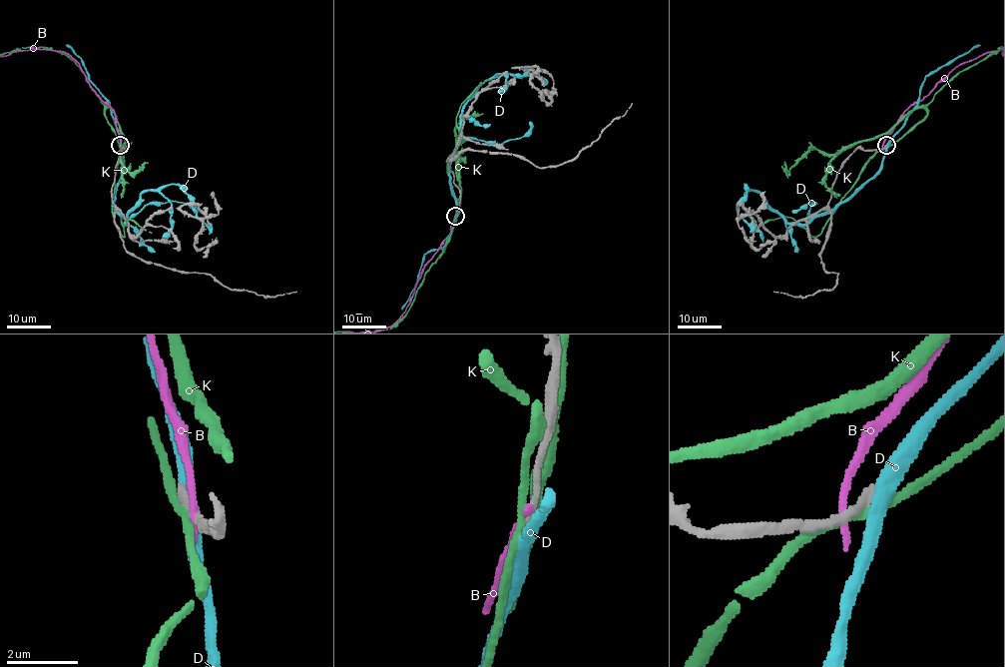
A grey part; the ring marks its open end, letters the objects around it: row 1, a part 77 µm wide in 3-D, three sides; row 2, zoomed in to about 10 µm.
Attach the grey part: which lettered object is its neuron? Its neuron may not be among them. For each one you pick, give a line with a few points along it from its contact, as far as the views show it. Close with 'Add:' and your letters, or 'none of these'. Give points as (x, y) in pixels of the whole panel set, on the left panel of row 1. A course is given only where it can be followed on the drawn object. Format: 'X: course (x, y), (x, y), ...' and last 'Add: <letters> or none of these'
Add: none of these

